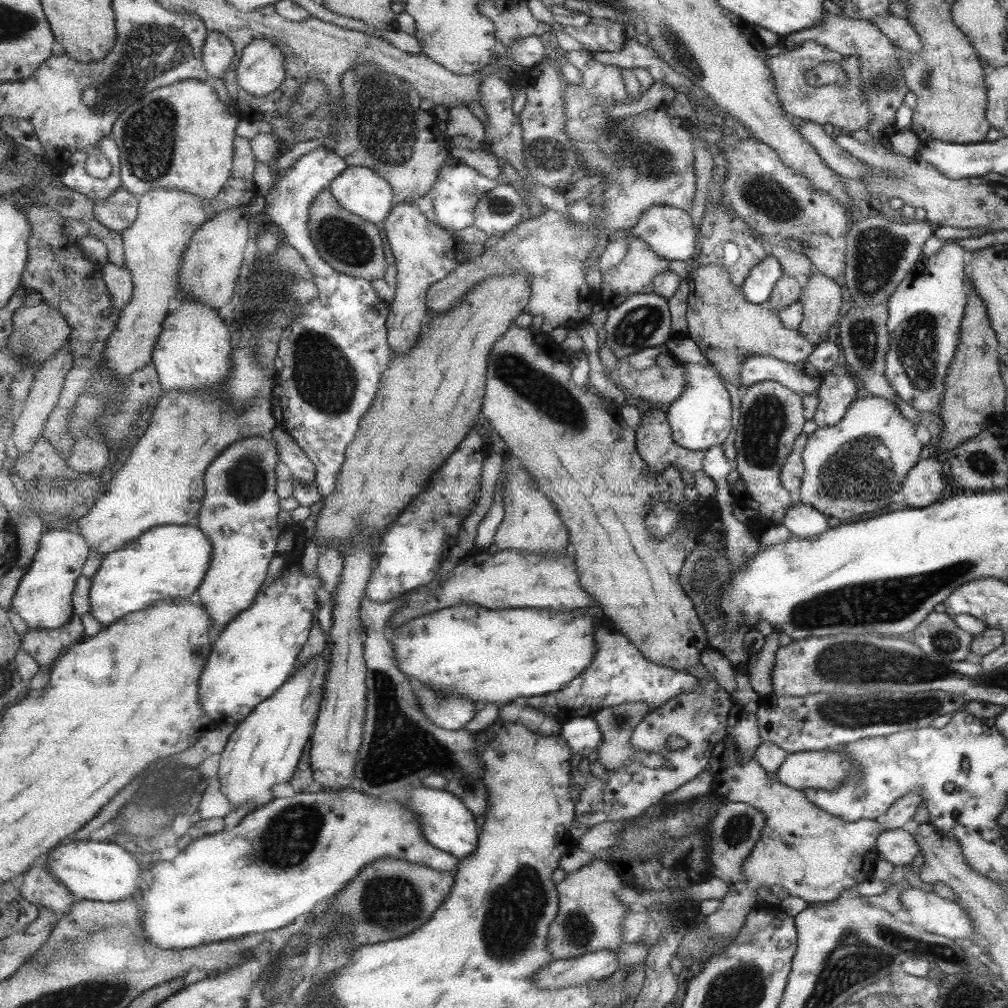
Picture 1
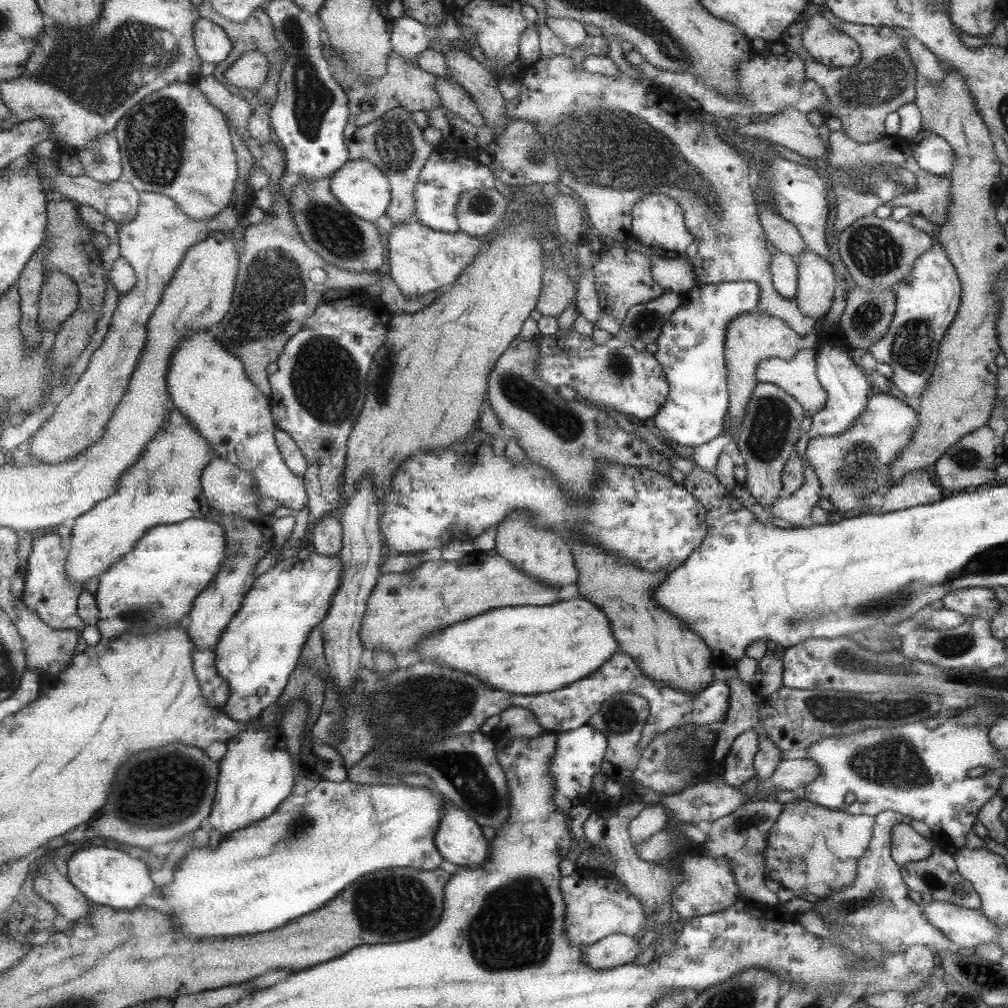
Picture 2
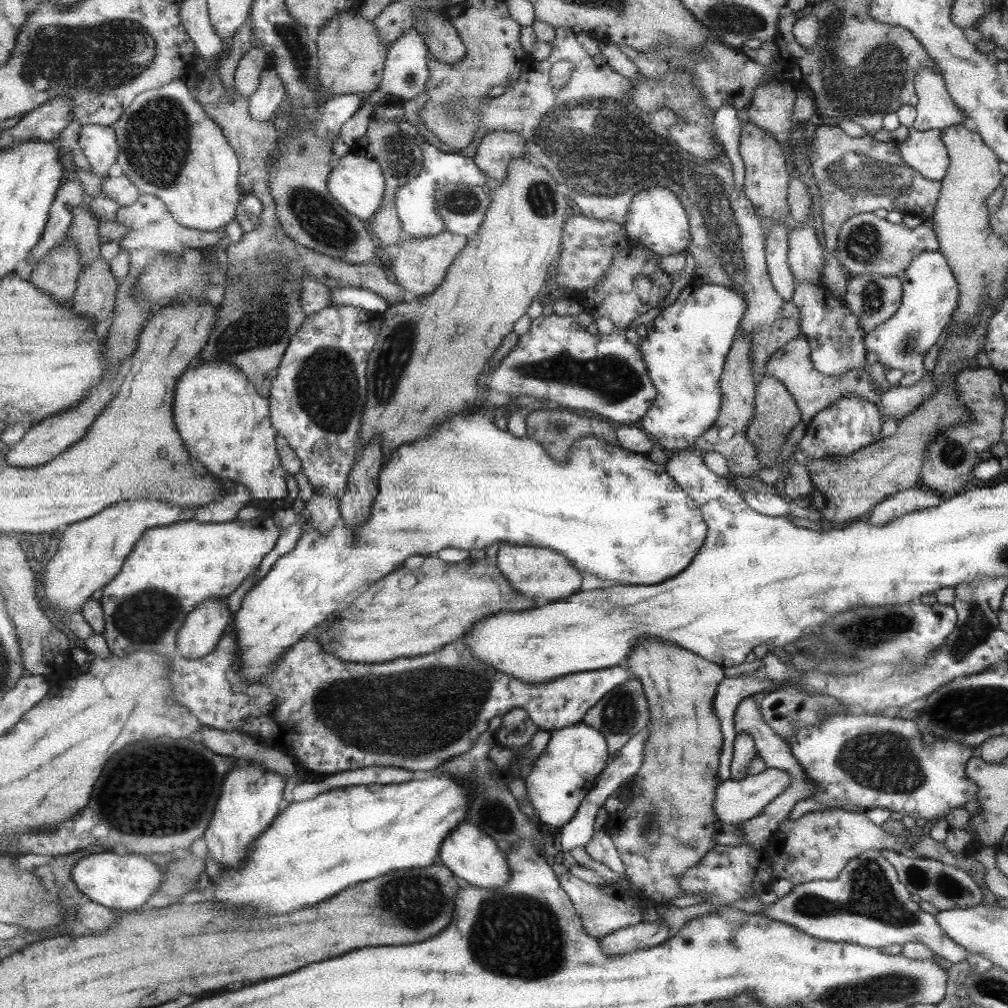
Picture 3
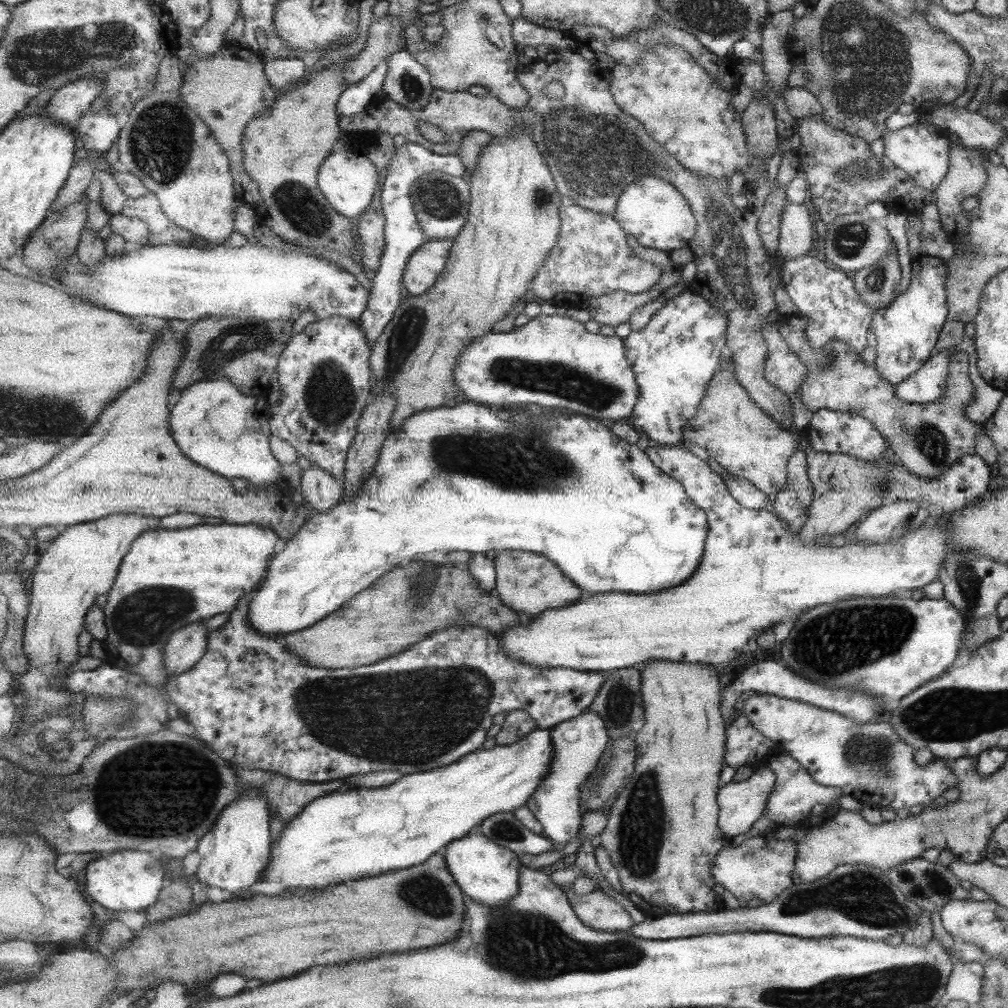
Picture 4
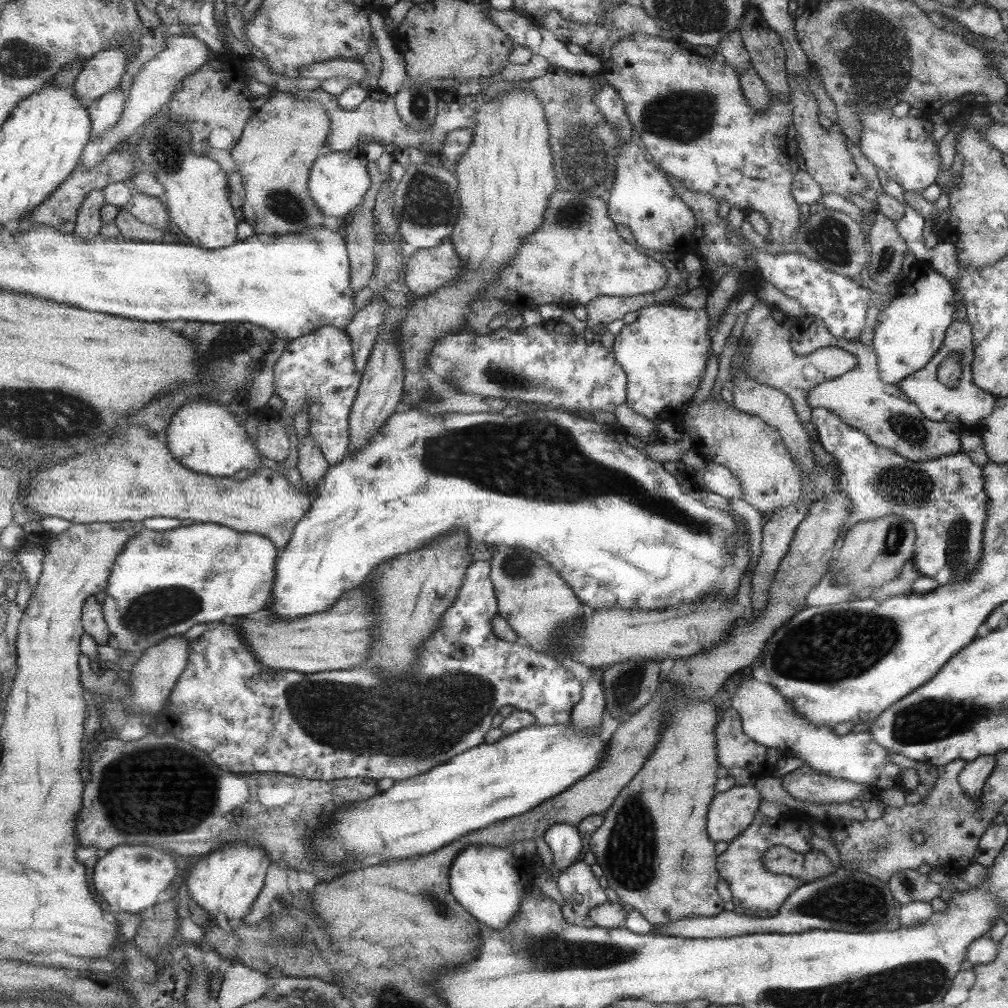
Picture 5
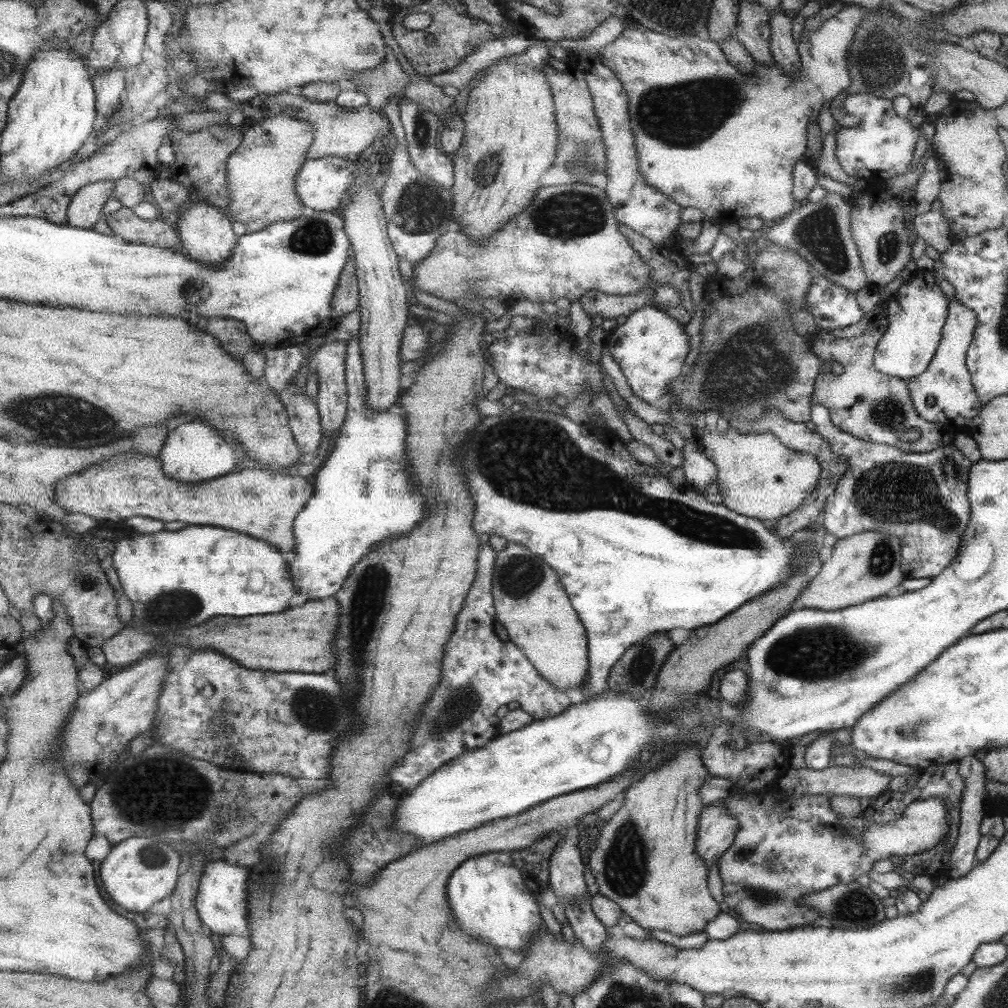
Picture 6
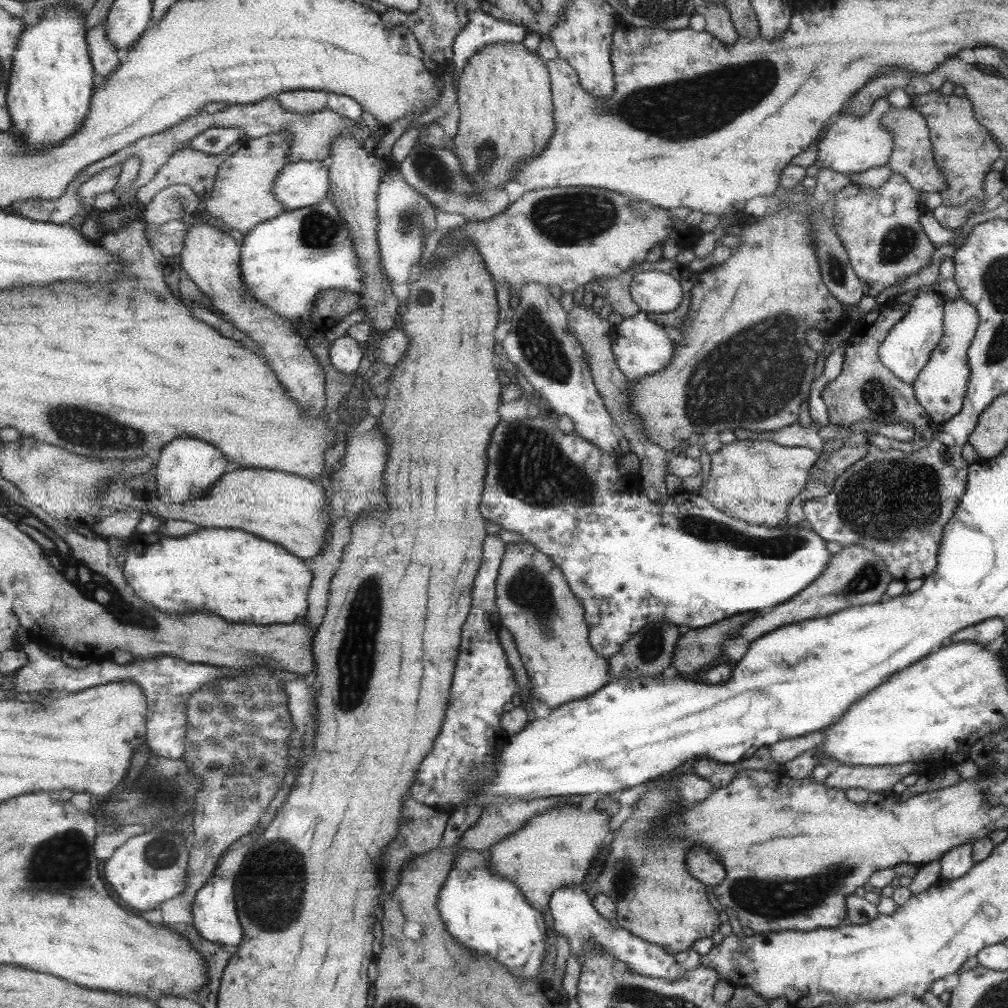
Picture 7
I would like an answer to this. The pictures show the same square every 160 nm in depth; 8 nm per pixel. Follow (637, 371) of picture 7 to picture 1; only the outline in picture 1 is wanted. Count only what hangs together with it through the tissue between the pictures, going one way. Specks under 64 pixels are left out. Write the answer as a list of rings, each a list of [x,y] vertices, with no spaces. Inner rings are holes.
[[[767,252],[765,260],[751,268],[739,288],[750,303],[761,304],[769,300],[774,284],[782,275],[781,263]],[[676,361],[681,366],[686,378],[686,389],[670,403],[666,410],[667,422],[670,425],[670,434],[679,446],[687,450],[705,451],[711,446],[722,444],[725,438],[733,432],[733,409],[728,392],[720,381],[719,375],[709,367],[686,362]]]

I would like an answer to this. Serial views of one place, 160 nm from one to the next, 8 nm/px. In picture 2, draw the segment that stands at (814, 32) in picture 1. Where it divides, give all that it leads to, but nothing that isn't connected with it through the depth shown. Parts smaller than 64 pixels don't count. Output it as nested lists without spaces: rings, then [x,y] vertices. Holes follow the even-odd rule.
[[[811,3],[798,18],[781,34],[779,43],[791,52],[797,54],[804,66],[804,76],[824,88],[829,104],[830,116],[835,117],[842,124],[843,132],[857,142],[867,143],[887,136],[885,132],[885,117],[895,113],[903,104],[914,102],[914,86],[917,82],[917,72],[907,52],[906,40],[899,30],[893,27],[858,25],[843,22],[835,18],[831,11],[822,5]],[[815,15],[827,19],[837,32],[851,38],[860,47],[861,59],[855,66],[829,67],[815,62],[801,46],[801,35],[808,24],[808,20]]]

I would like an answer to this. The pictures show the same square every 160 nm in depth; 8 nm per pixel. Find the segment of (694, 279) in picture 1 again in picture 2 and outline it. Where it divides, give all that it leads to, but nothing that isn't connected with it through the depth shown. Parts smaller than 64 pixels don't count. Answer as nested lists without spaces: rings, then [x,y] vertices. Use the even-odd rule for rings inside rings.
[[[757,310],[747,311],[746,313],[739,313],[737,318],[734,318],[726,327],[725,331],[725,359],[726,359],[726,386],[729,388],[729,408],[726,410],[727,429],[723,429],[723,433],[727,431],[732,440],[736,444],[736,430],[741,424],[742,418],[746,414],[746,406],[749,404],[753,388],[758,384],[757,379],[754,378],[758,362],[766,358],[781,358],[790,359],[800,350],[815,350],[818,346],[818,337],[815,332],[806,334],[805,336],[797,335],[787,324],[783,323],[779,318],[767,316],[768,314],[758,313]]]

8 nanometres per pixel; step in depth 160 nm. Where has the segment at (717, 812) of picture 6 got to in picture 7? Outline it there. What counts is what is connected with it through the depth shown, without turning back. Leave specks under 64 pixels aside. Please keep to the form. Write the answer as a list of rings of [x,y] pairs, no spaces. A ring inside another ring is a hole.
[[[695,846],[687,852],[687,870],[699,882],[703,882],[707,886],[719,884],[721,878],[725,876],[719,858],[713,852],[703,850],[699,846]]]

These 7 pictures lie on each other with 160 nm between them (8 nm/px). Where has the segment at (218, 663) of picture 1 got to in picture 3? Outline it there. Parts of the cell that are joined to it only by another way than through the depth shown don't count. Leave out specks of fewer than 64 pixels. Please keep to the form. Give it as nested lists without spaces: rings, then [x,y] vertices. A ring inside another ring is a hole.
[[[475,408],[467,414],[469,416],[457,416],[456,414],[453,416],[453,420],[449,418],[443,424],[436,426],[436,430],[432,434],[428,434],[425,438],[421,438],[413,444],[404,444],[395,450],[391,460],[383,467],[380,476],[380,493],[376,498],[371,517],[367,519],[367,523],[363,523],[361,527],[351,531],[347,524],[341,522],[327,535],[323,535],[323,532],[313,528],[308,530],[298,541],[295,550],[279,559],[271,572],[245,595],[241,608],[234,614],[233,623],[238,639],[238,653],[243,659],[240,673],[246,680],[260,682],[260,678],[263,678],[268,672],[272,672],[278,662],[291,651],[291,647],[307,636],[309,630],[313,630],[319,622],[327,620],[331,614],[336,614],[339,611],[339,604],[351,594],[351,591],[357,590],[368,580],[376,583],[383,579],[384,576],[397,570],[395,566],[400,566],[397,564],[411,558],[411,556],[427,558],[434,553],[439,554],[445,548],[483,550],[496,542],[515,544],[515,546],[535,546],[549,548],[549,550],[555,550],[555,552],[567,556],[575,563],[577,568],[589,572],[601,581],[611,580],[618,584],[629,584],[631,586],[651,586],[669,581],[677,576],[690,564],[695,554],[701,549],[702,543],[706,539],[706,523],[702,519],[702,511],[698,507],[698,503],[690,495],[687,495],[678,483],[673,481],[673,478],[667,475],[662,465],[653,463],[646,454],[631,452],[621,446],[607,443],[601,438],[589,436],[578,440],[570,450],[568,460],[562,462],[562,459],[553,458],[546,447],[541,446],[535,439],[529,438],[529,436],[517,438],[509,430],[497,428],[493,420],[489,420],[489,418],[493,418],[489,412],[481,412],[481,410]]]

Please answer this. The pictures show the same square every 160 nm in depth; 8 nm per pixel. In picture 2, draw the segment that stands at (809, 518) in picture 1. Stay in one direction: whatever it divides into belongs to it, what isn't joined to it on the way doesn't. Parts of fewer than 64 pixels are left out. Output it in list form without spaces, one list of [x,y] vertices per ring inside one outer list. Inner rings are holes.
[[[807,432],[802,433],[799,437],[799,446],[795,446],[795,452],[802,459],[806,470],[804,483],[794,493],[780,495],[771,506],[766,508],[774,518],[791,523],[793,527],[805,527],[811,524],[809,513],[819,498],[819,481],[806,461],[804,453],[808,440]]]

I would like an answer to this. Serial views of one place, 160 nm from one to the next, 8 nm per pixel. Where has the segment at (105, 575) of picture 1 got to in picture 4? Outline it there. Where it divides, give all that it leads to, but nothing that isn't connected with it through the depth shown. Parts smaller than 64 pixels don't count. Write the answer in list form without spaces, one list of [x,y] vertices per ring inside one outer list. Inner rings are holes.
[[[221,523],[218,526],[213,524],[203,524],[203,526],[195,526],[195,528],[185,528],[179,530],[165,530],[159,529],[157,531],[148,531],[147,534],[143,534],[143,538],[138,538],[139,542],[135,542],[135,546],[131,548],[131,551],[125,557],[123,564],[121,565],[119,576],[117,577],[117,583],[114,585],[114,589],[111,589],[107,593],[106,605],[103,607],[106,614],[106,625],[109,634],[104,641],[107,650],[107,662],[110,665],[127,668],[132,672],[137,672],[143,675],[147,684],[155,687],[158,693],[166,698],[164,694],[164,684],[168,681],[168,670],[166,669],[166,662],[163,661],[163,656],[166,650],[166,644],[170,641],[171,635],[177,632],[183,627],[197,622],[199,618],[210,619],[216,617],[217,614],[223,614],[228,612],[231,614],[233,610],[237,609],[239,599],[242,599],[243,595],[256,592],[262,584],[265,584],[267,580],[268,570],[270,566],[270,560],[274,557],[275,552],[279,548],[279,543],[282,540],[279,538],[279,534],[275,534],[275,530],[257,525],[232,525],[231,523]]]

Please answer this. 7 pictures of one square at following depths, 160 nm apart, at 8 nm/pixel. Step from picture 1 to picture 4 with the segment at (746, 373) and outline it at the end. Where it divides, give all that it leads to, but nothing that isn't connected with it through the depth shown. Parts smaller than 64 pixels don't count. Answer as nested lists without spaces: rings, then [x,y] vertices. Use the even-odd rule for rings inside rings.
[[[791,314],[791,318],[787,318],[778,327],[779,334],[789,350],[795,353],[798,359],[806,365],[806,377],[802,378],[798,390],[802,403],[807,410],[811,410],[812,413],[819,409],[853,413],[871,421],[882,437],[887,438],[887,442],[889,442],[887,448],[894,452],[896,461],[906,467],[911,474],[917,474],[919,478],[935,478],[953,466],[953,463],[962,456],[975,455],[975,439],[979,434],[985,434],[985,427],[982,423],[968,419],[964,413],[964,409],[970,404],[974,396],[974,386],[968,377],[968,358],[964,352],[958,352],[952,356],[946,390],[941,397],[925,404],[907,403],[898,399],[894,394],[894,385],[888,383],[875,370],[873,363],[863,363],[859,354],[856,354],[846,344],[830,342],[830,344],[824,344],[822,348],[814,350],[813,345],[806,338],[805,328],[807,325],[805,317]]]

